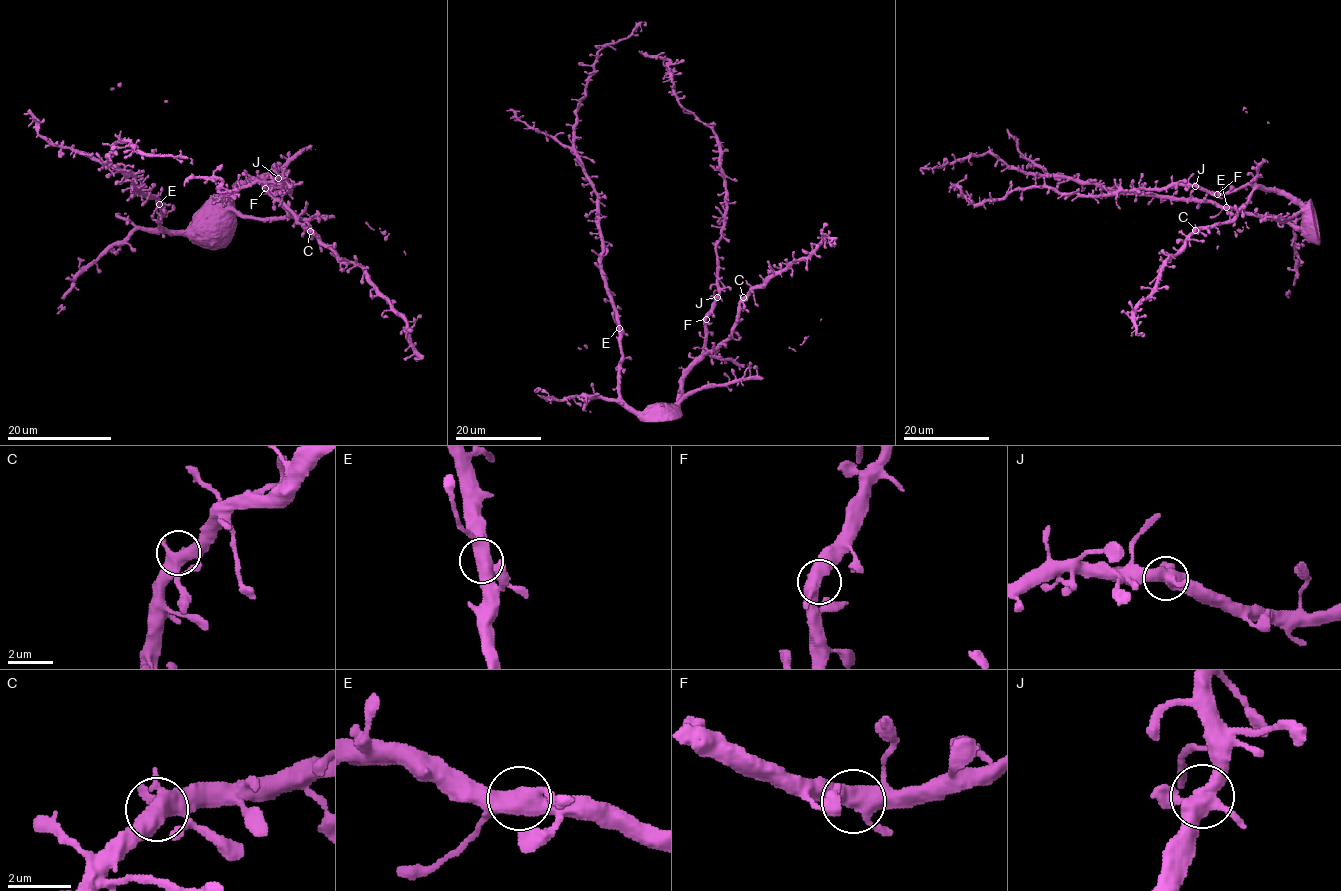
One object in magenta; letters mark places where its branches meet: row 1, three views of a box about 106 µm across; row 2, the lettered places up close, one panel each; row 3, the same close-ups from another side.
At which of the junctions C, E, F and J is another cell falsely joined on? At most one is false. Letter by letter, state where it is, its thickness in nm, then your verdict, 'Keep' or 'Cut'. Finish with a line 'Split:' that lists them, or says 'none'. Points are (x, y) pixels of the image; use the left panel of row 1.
C: Place: (310, 231). Thickness 460 nm. Keep
E: Place: (159, 204). Thickness 460 nm. Keep
F: Place: (265, 188). Thickness 480 nm. Keep
J: Place: (278, 178). Thickness 460 nm. Keep
Split: none

